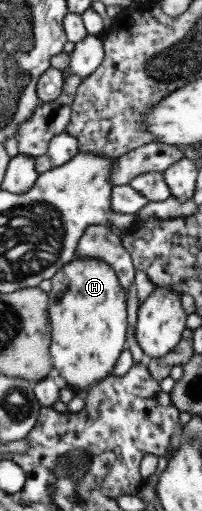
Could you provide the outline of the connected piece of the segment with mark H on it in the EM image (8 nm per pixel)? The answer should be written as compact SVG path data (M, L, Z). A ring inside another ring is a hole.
M74 257L50 279L47 318L52 367L75 396L86 394L93 383L109 375L125 349L126 301L115 272L103 260ZM67 279L67 285L61 283Z

